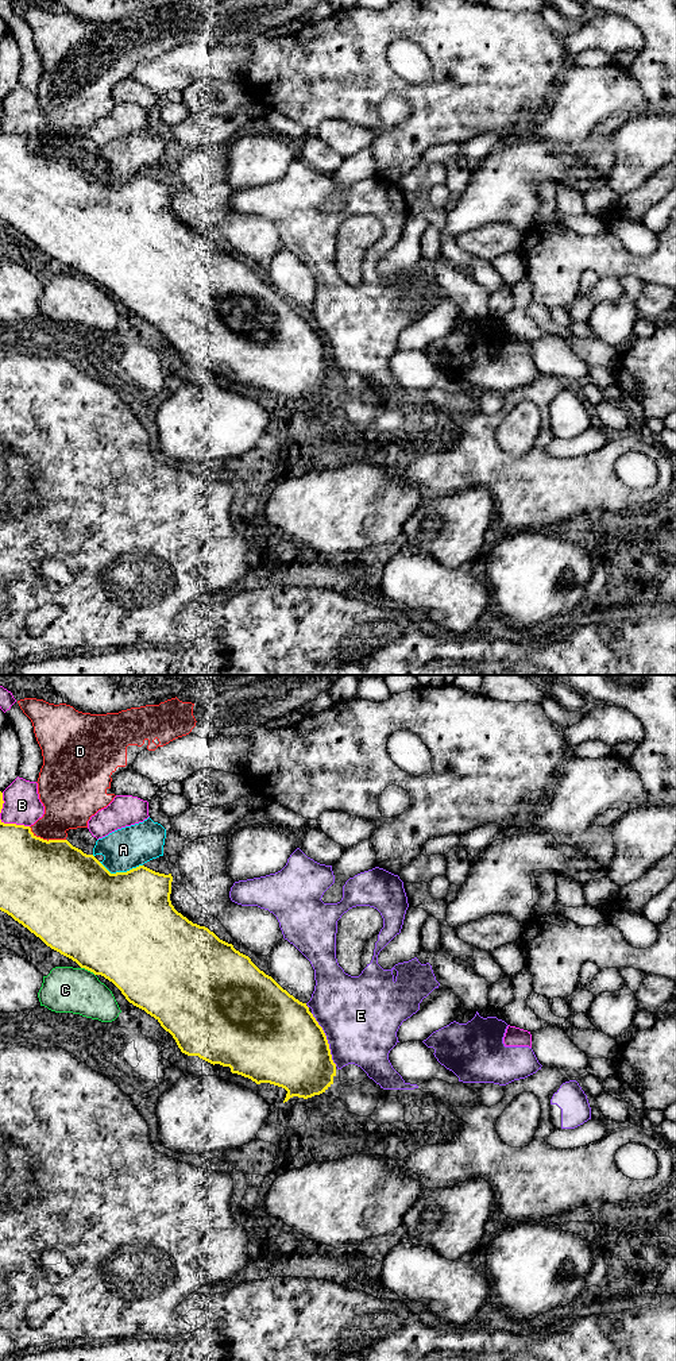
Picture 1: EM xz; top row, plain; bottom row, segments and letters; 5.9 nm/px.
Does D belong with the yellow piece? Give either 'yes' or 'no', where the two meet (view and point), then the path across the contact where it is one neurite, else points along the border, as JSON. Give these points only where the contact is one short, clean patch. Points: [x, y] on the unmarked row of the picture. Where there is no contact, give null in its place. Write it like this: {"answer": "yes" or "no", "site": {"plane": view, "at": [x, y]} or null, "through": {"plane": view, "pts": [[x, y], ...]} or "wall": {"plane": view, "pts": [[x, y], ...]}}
{"answer": "no", "site": {"plane": "xz", "at": [46, 149]}}

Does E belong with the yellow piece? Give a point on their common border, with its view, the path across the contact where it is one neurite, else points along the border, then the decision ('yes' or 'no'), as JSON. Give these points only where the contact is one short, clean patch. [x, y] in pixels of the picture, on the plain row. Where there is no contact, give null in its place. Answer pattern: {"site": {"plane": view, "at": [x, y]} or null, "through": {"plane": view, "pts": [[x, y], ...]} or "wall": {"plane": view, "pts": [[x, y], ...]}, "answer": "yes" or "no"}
{"site": {"plane": "xz", "at": [327, 349]}, "answer": "yes"}

